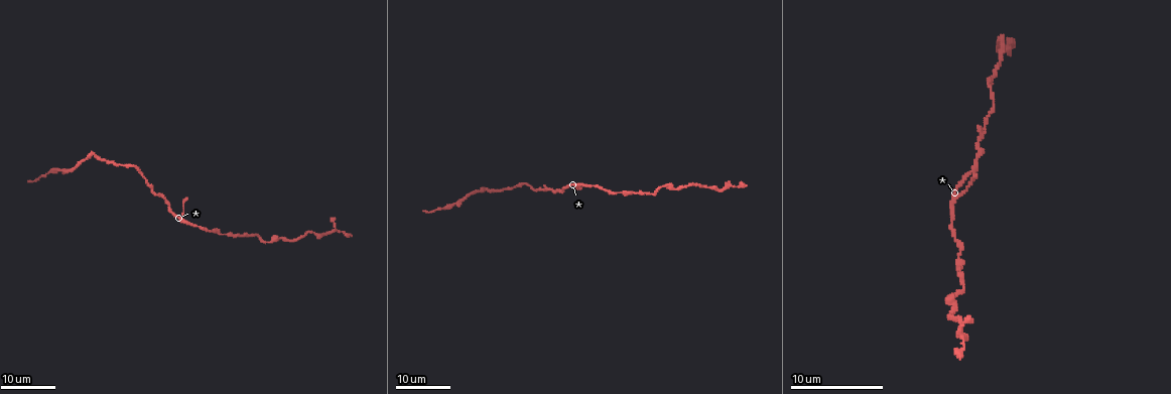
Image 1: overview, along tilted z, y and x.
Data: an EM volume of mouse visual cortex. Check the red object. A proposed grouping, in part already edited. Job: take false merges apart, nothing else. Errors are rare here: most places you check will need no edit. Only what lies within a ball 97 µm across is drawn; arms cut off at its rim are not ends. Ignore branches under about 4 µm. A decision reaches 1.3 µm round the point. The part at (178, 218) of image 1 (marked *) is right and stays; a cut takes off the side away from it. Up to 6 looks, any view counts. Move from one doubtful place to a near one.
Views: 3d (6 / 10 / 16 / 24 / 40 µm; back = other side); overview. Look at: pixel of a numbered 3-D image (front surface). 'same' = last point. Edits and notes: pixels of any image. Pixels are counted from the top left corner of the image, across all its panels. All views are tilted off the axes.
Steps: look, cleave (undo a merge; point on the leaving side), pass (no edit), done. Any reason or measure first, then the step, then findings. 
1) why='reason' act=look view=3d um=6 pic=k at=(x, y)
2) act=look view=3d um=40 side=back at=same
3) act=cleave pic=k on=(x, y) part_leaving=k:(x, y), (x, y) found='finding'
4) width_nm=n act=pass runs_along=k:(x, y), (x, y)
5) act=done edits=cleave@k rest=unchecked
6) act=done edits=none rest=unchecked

why='a narrow waist' act=look view=3d um=16 pic=1 at=(961, 282)

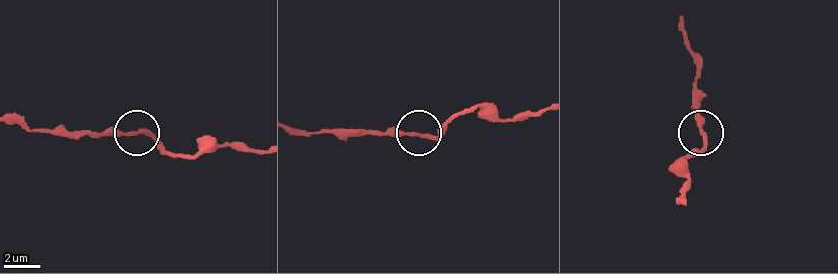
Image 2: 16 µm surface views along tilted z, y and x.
act=look view=3d um=6 pic=2 at=(702, 131)

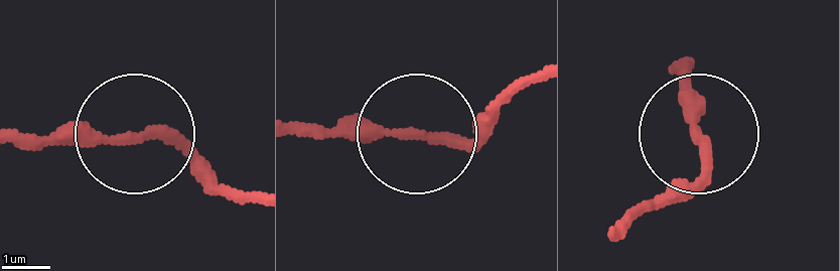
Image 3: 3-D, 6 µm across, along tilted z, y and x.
act=pass runs_along=3:(294, 129), (463, 138), (497, 116) found='continuous, no second neuron'

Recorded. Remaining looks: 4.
why='thin neck' act=look view=3d um=24 pic=1 at=(676, 190)

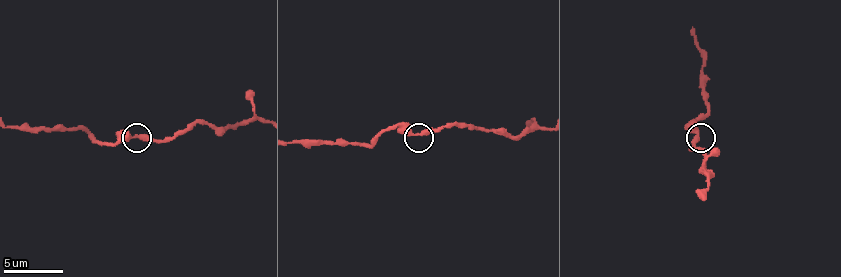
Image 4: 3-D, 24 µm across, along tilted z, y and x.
act=look view=3d um=10 pic=4 at=(698, 134)

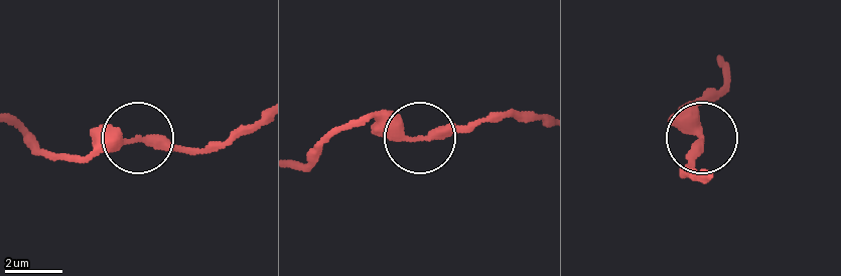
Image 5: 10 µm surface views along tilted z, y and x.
act=pass runs_along=5:(17, 125), (47, 150), (71, 156), (141, 139), (220, 147) found='continuous, no second neuron'

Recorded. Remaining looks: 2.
act=done edits=none rest=unchecked

